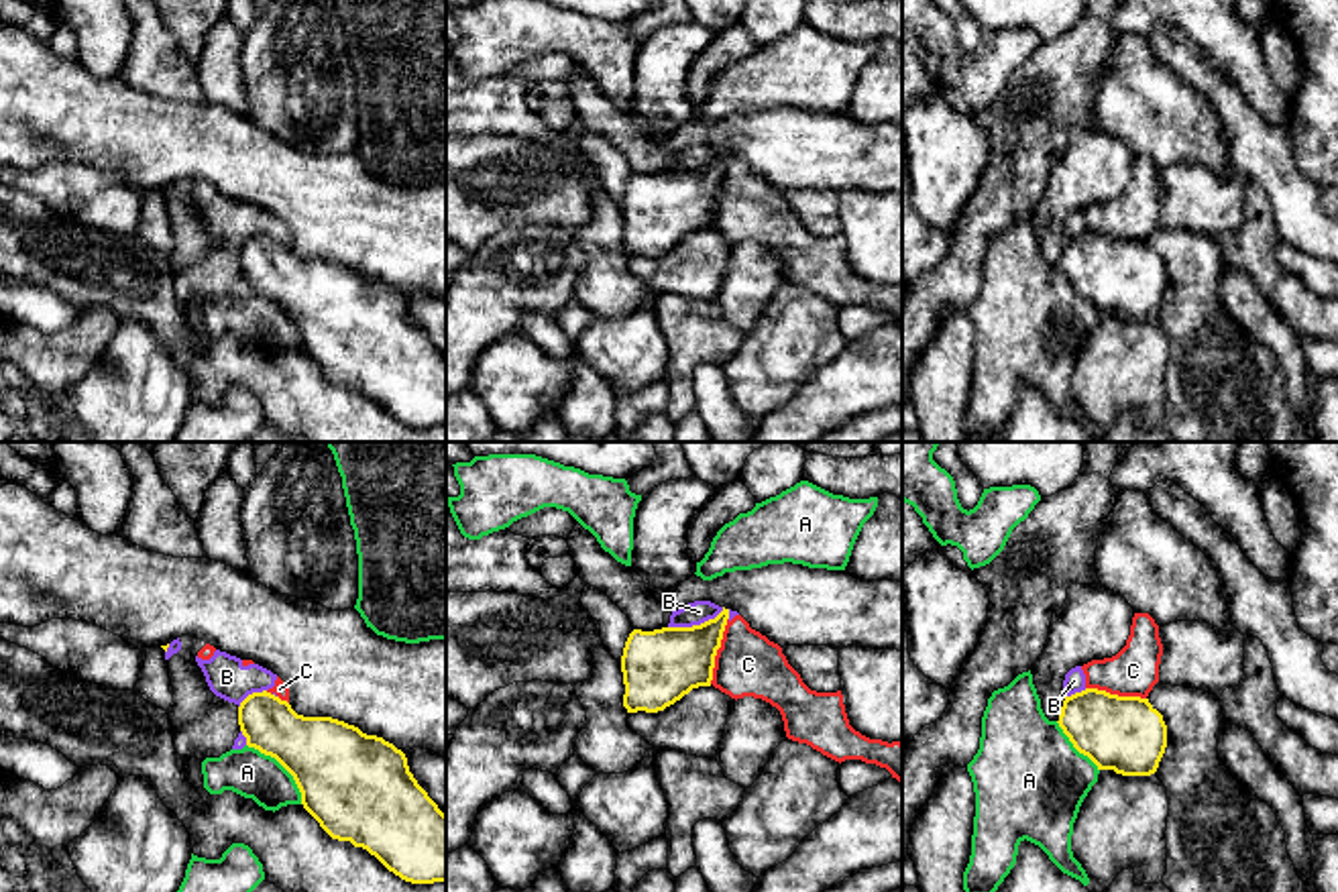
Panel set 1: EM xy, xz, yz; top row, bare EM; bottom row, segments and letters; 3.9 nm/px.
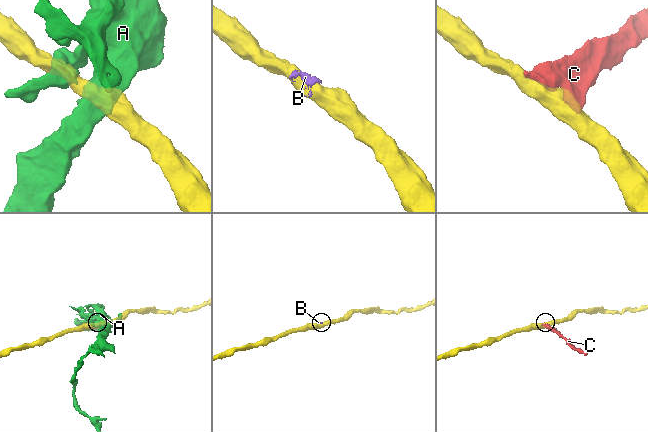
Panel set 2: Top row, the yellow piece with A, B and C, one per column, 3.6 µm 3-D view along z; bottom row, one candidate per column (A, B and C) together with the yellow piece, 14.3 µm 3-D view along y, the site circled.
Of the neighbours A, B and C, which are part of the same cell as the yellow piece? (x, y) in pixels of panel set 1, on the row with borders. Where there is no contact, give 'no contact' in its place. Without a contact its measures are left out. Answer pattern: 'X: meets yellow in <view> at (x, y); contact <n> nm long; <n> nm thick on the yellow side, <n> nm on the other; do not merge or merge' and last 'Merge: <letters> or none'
A: meets yellow in xy at (284, 766); contact 320 nm long; 380 nm thick on the yellow side, 190 nm on the other; do not merge
B: meets yellow in xz at (695, 626); contact 240 nm long; 300 nm thick on the yellow side, 90 nm on the other; do not merge
C: meets yellow in xz at (717, 648); contact 280 nm long; 300 nm thick on the yellow side, 260 nm on the other; do not merge
Merge: none

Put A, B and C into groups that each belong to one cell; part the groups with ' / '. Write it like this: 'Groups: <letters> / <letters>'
Groups: A / B C

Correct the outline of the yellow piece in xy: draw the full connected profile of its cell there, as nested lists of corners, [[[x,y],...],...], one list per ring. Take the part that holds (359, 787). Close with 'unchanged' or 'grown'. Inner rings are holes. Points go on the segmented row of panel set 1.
[[[267,690],[240,703],[238,725],[248,747],[275,758],[293,776],[303,809],[332,839],[367,849],[405,882],[446,882],[446,815],[417,784],[401,749],[344,721],[297,715]]]; unchanged

